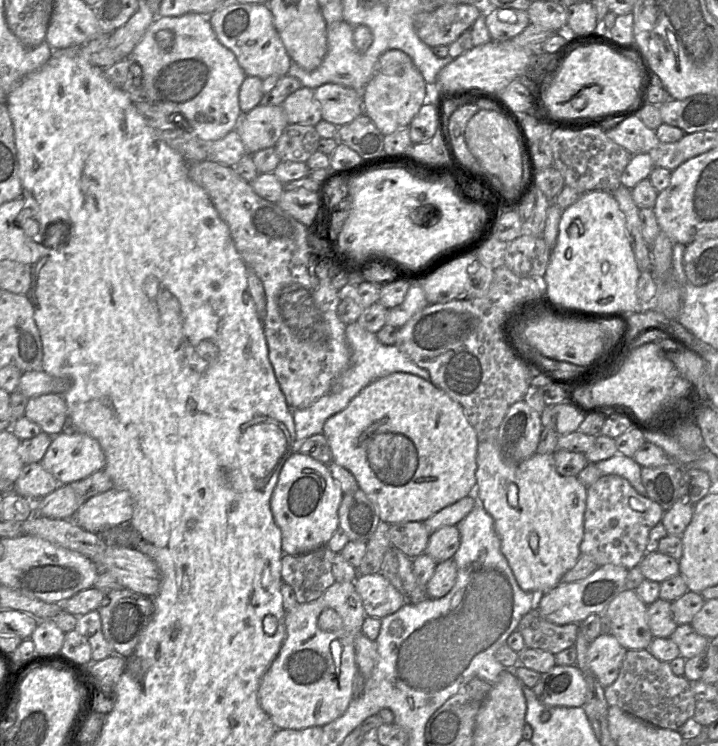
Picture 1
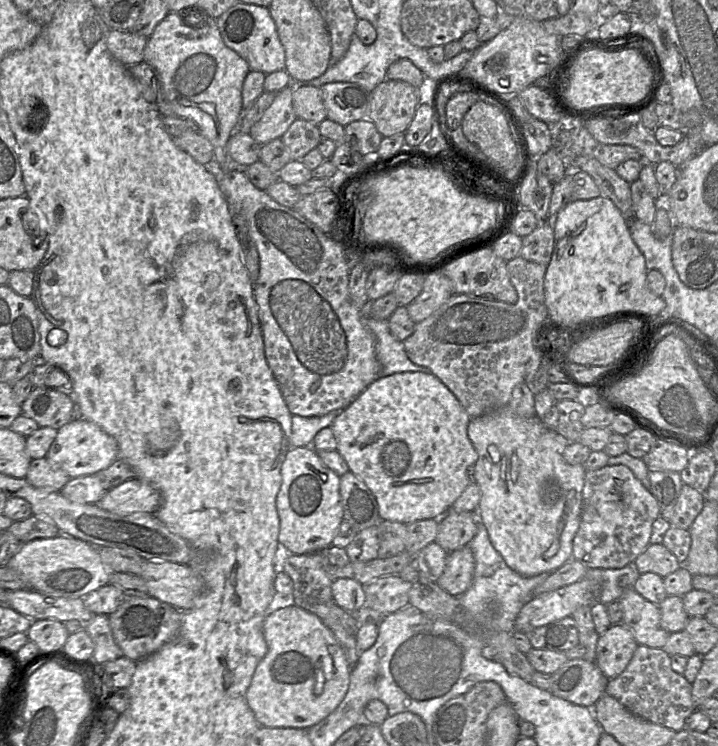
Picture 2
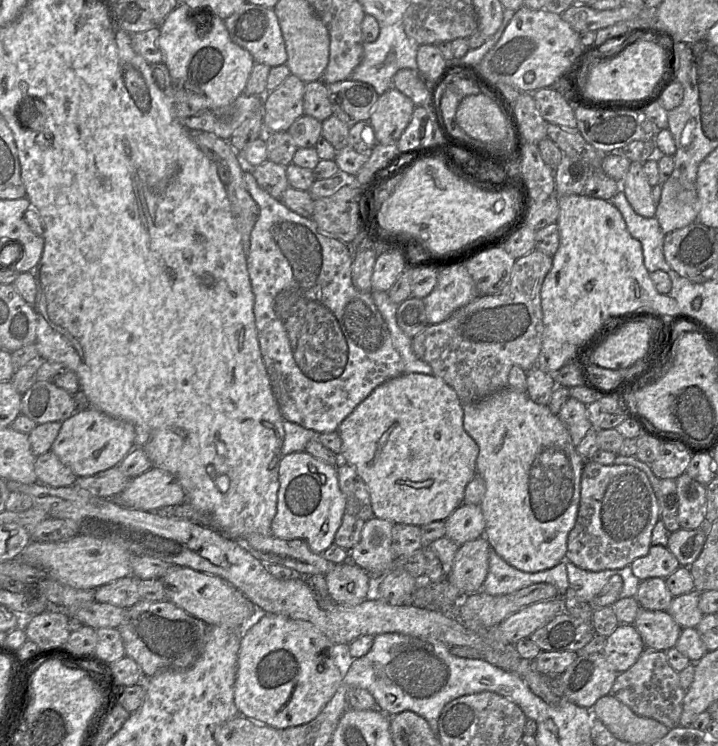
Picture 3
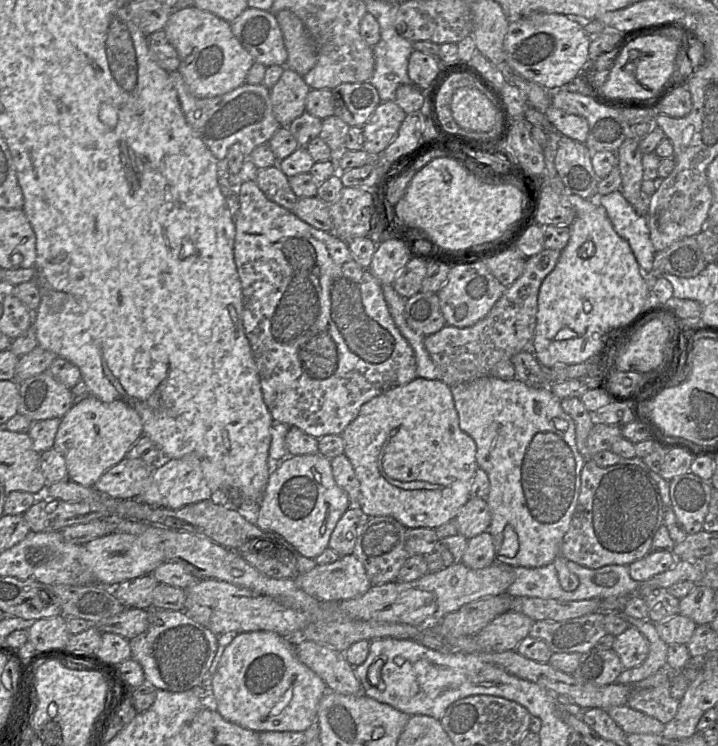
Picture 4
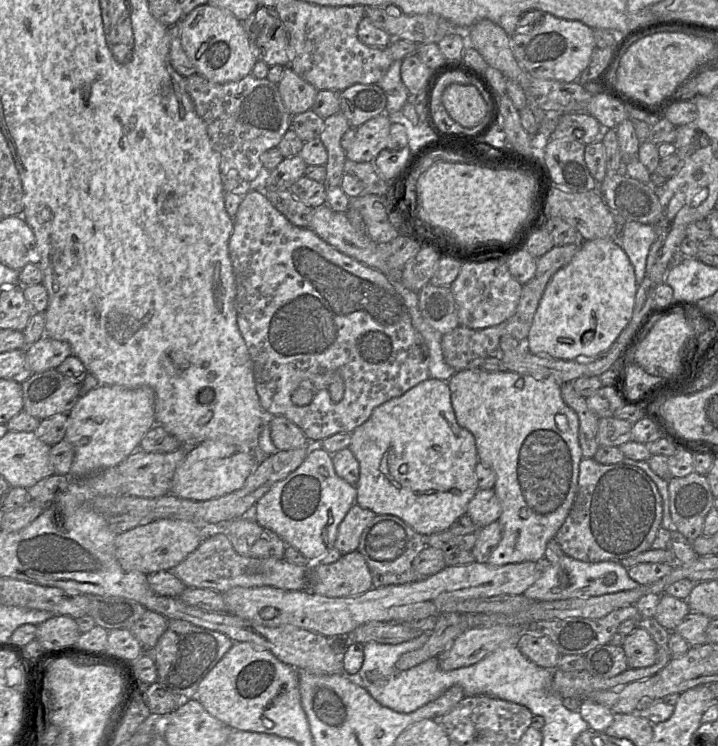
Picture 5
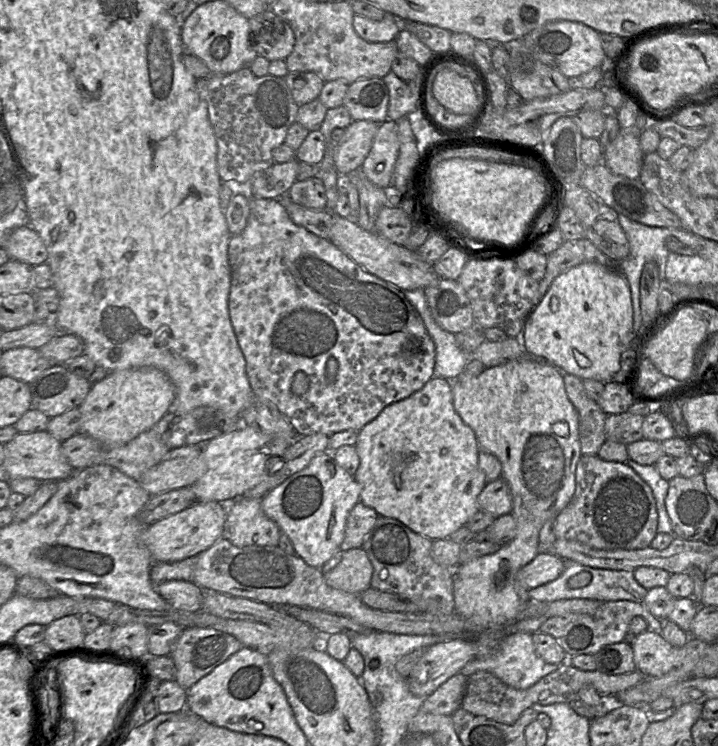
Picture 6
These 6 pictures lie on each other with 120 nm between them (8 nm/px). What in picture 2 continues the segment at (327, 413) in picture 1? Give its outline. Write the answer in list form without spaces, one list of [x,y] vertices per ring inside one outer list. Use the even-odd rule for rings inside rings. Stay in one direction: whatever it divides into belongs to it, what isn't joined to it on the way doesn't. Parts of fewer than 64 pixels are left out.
[[[368,301],[360,310],[364,323],[375,337],[376,356],[380,364],[380,377],[413,372],[432,374],[429,368],[418,366],[409,360],[403,342],[394,338],[390,333],[388,320],[378,320],[371,316],[371,302],[373,301]],[[335,410],[320,417],[301,417],[292,415],[290,445],[292,448],[311,446],[316,434],[331,427],[342,410]]]

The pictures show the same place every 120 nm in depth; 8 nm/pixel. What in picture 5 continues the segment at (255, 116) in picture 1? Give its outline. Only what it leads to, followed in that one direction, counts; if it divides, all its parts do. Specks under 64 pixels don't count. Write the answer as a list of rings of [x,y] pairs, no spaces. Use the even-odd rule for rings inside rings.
[[[290,66],[285,67],[277,85],[284,106],[291,115],[303,113],[312,108],[318,90],[297,75]]]

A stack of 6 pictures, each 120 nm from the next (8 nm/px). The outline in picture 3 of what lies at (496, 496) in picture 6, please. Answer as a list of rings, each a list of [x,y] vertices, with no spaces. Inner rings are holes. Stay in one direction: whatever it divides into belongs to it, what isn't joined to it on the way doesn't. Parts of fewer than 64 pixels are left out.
[[[463,503],[444,522],[445,537],[459,546],[484,536],[485,519],[480,505]]]

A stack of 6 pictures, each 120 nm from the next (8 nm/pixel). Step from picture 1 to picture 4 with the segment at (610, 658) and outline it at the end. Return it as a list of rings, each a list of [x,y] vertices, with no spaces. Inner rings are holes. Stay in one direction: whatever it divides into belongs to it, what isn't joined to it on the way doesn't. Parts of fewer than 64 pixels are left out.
[[[634,627],[615,637],[612,650],[619,656],[624,669],[641,665],[648,656],[647,639]]]

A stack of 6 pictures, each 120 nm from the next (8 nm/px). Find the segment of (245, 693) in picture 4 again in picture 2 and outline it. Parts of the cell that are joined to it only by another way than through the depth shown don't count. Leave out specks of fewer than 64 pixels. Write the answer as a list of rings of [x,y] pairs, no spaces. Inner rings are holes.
[[[291,602],[270,610],[262,626],[267,653],[257,665],[246,700],[260,726],[309,729],[343,701],[351,666],[331,630],[313,613]]]

